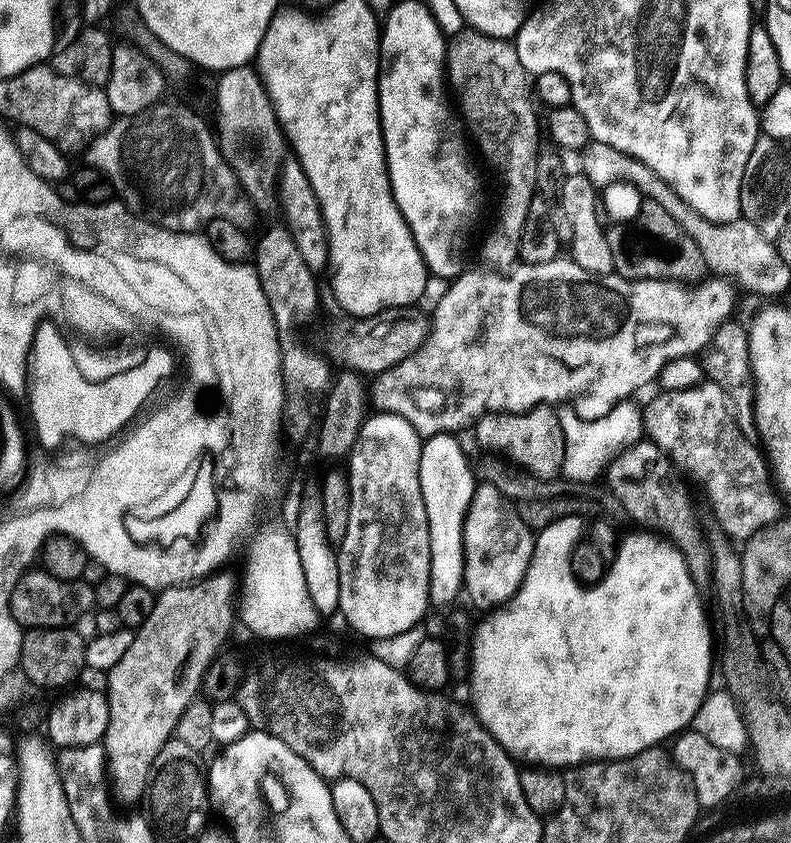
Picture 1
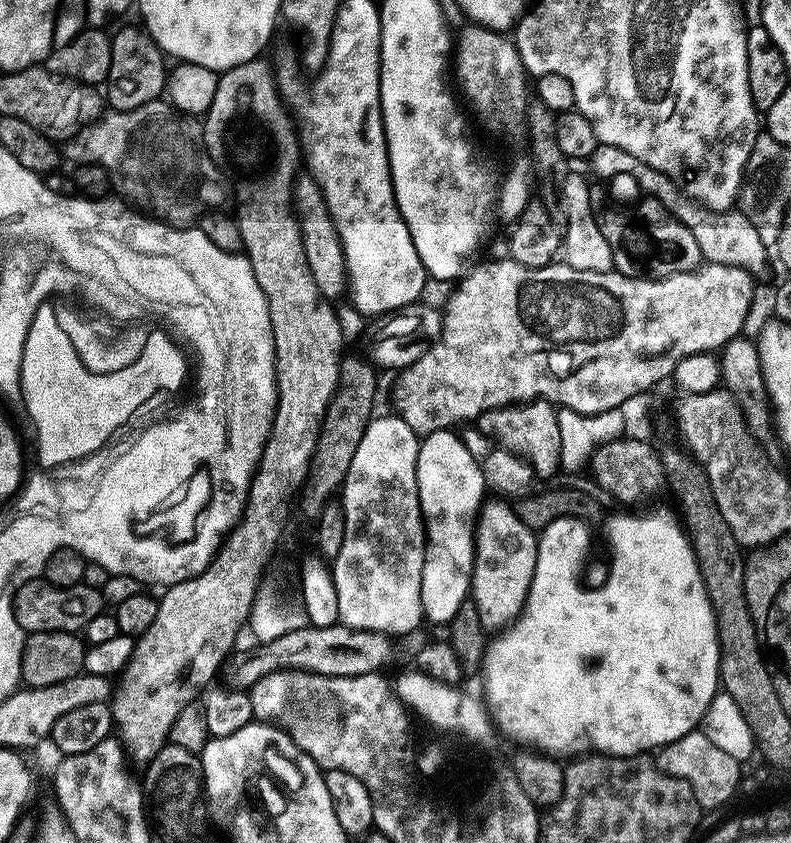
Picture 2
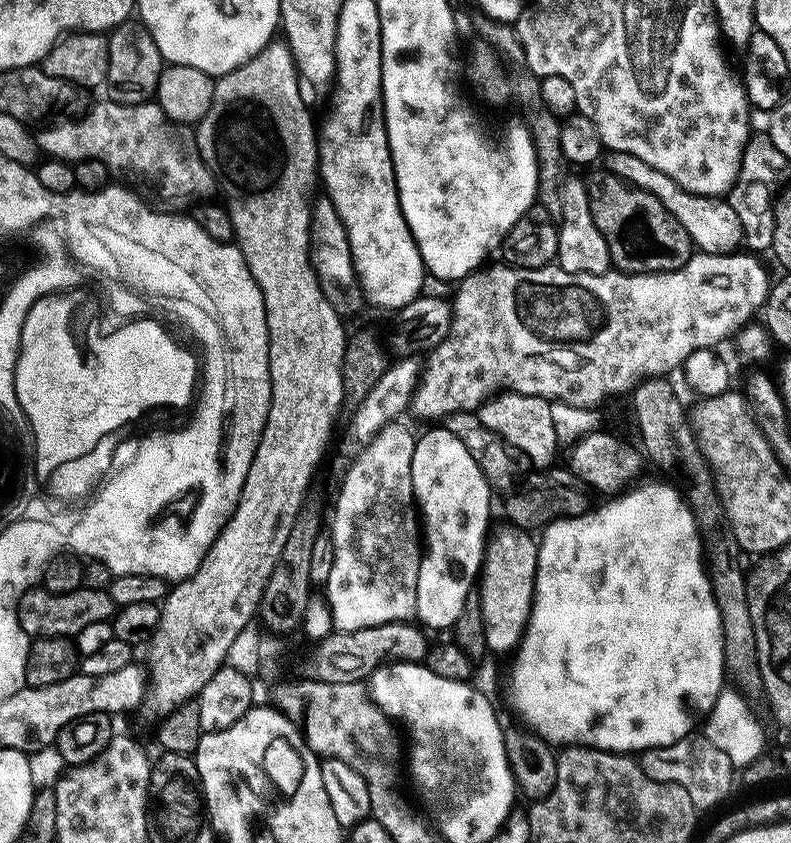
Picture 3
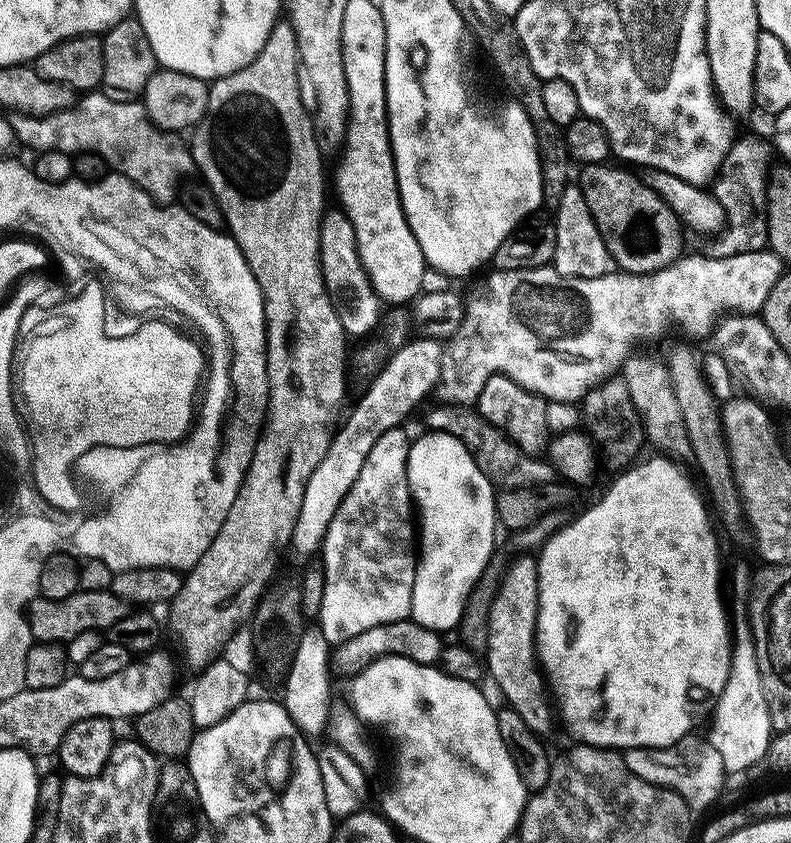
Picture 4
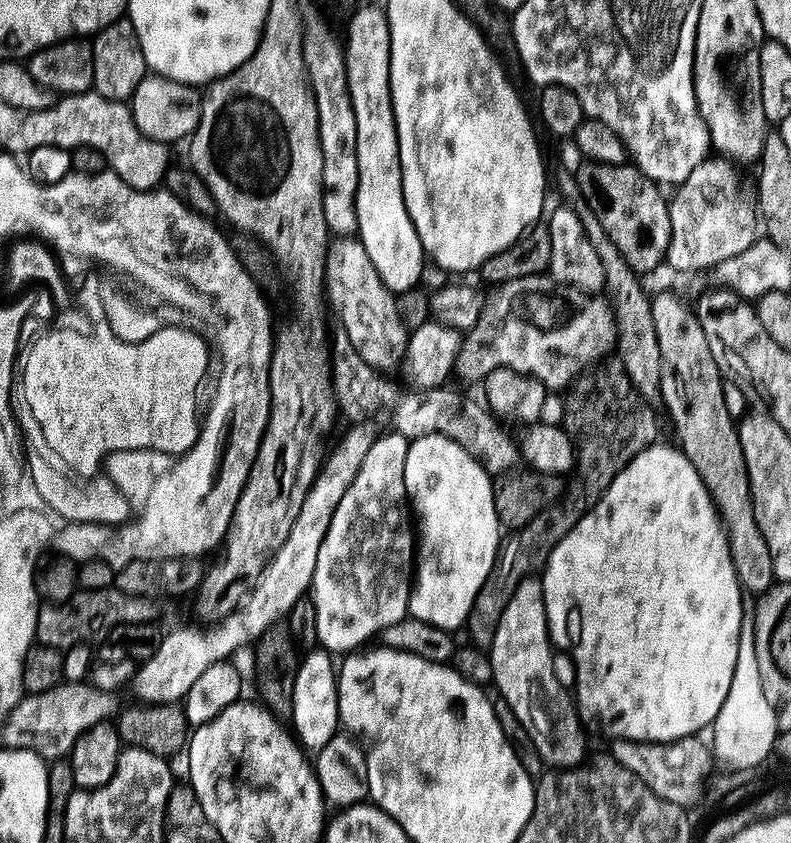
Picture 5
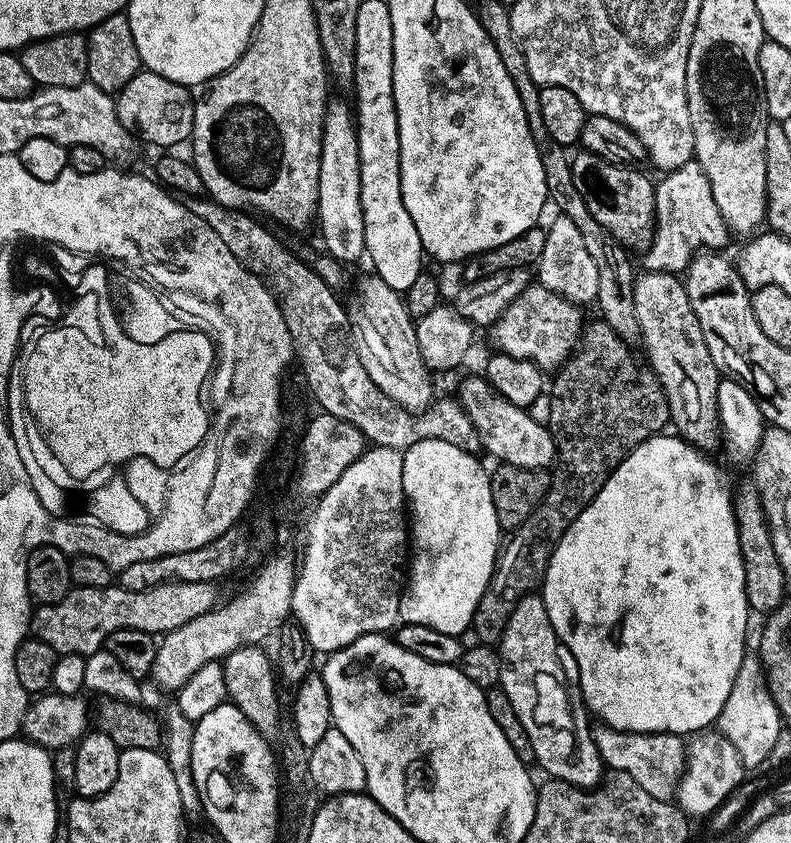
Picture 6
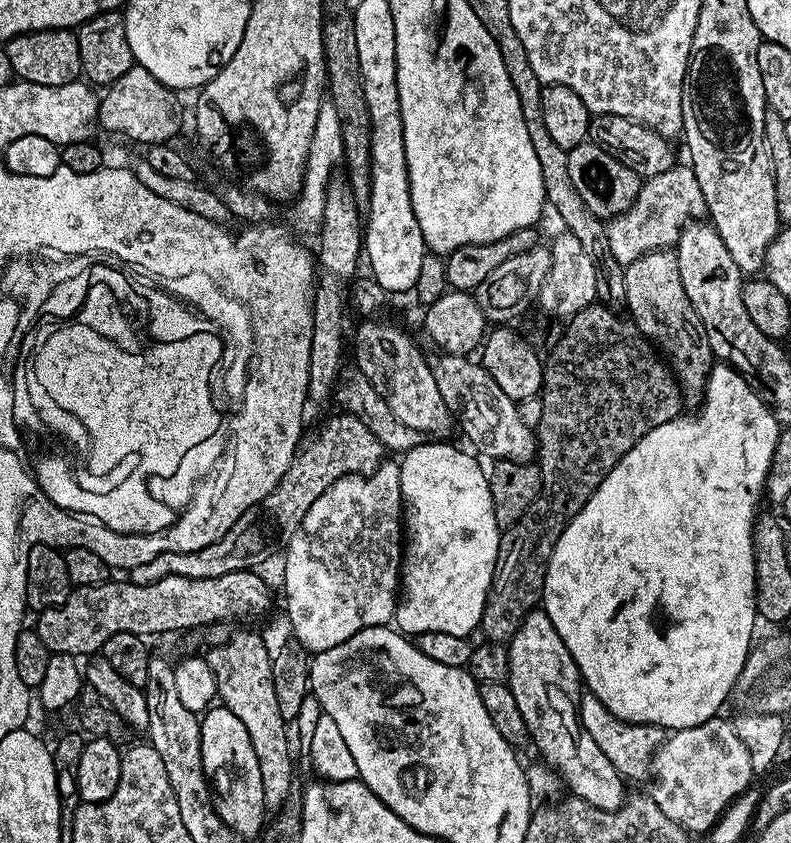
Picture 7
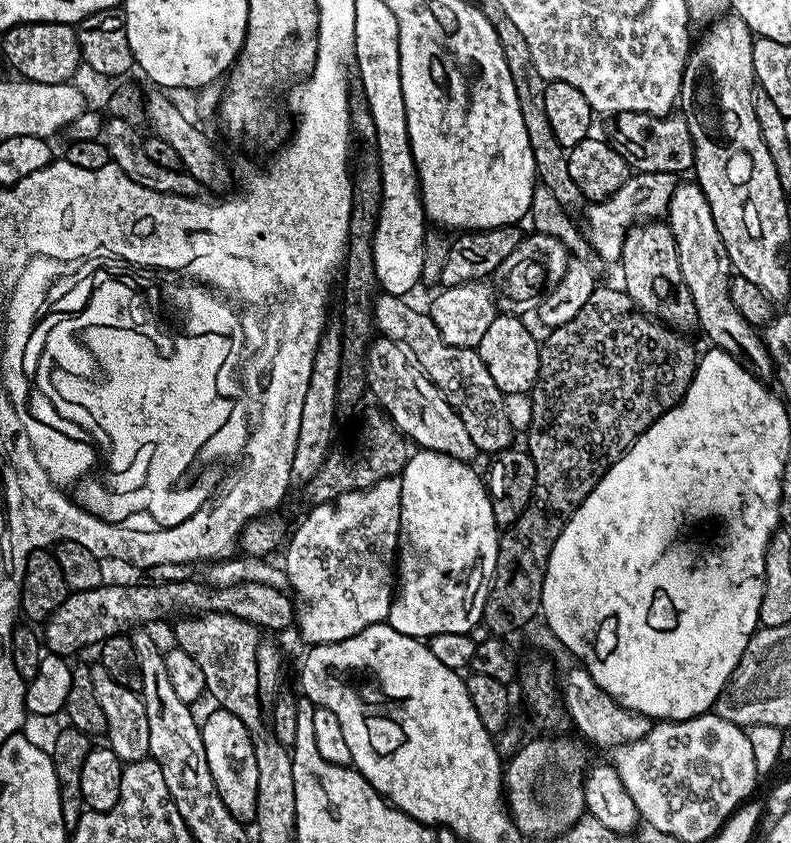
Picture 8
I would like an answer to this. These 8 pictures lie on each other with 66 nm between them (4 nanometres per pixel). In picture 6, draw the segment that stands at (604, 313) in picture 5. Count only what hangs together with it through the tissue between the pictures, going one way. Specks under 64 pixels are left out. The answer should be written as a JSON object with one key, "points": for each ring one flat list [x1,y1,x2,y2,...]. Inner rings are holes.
{"points":[[539,282,529,283,518,298,491,325,493,349,534,362,541,370,555,370,572,355,581,335,581,305,574,304]]}

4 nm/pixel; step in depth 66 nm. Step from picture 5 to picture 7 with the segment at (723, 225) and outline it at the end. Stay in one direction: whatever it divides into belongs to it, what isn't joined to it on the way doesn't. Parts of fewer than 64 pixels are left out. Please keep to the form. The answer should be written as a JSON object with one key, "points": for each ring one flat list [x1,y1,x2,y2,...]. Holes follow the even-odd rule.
{"points":[[677,163,675,168,647,177,641,183,636,201,626,211,607,221,609,253,620,264,627,266,646,252,671,249,680,239,680,231,685,224,704,211,702,190,698,186,694,170,687,163]]}

